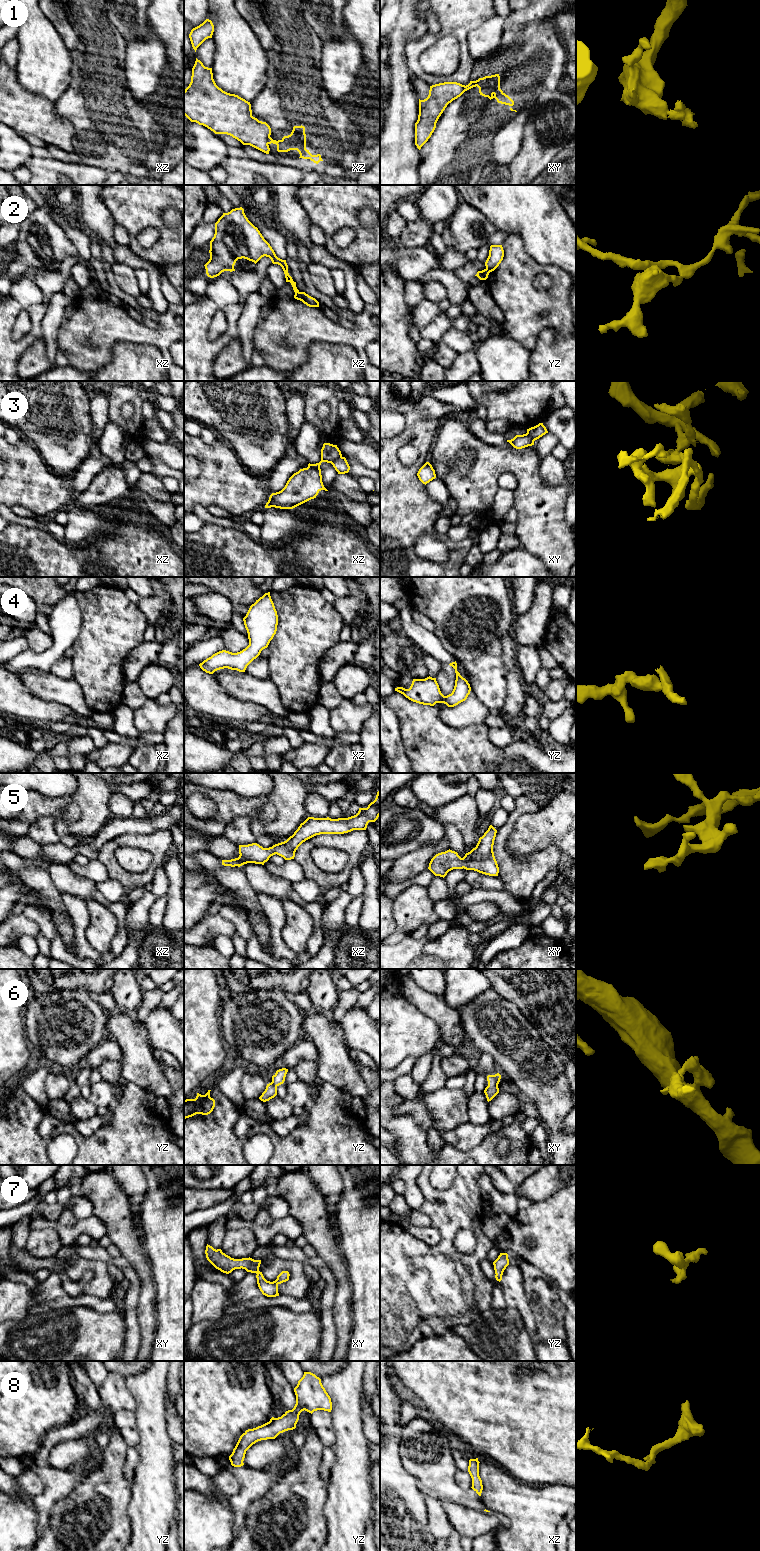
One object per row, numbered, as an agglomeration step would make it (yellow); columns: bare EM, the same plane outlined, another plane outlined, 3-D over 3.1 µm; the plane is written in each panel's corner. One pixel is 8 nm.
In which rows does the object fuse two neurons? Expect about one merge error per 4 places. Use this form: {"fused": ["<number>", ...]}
{"fused": ["1", "2", "3"]}

